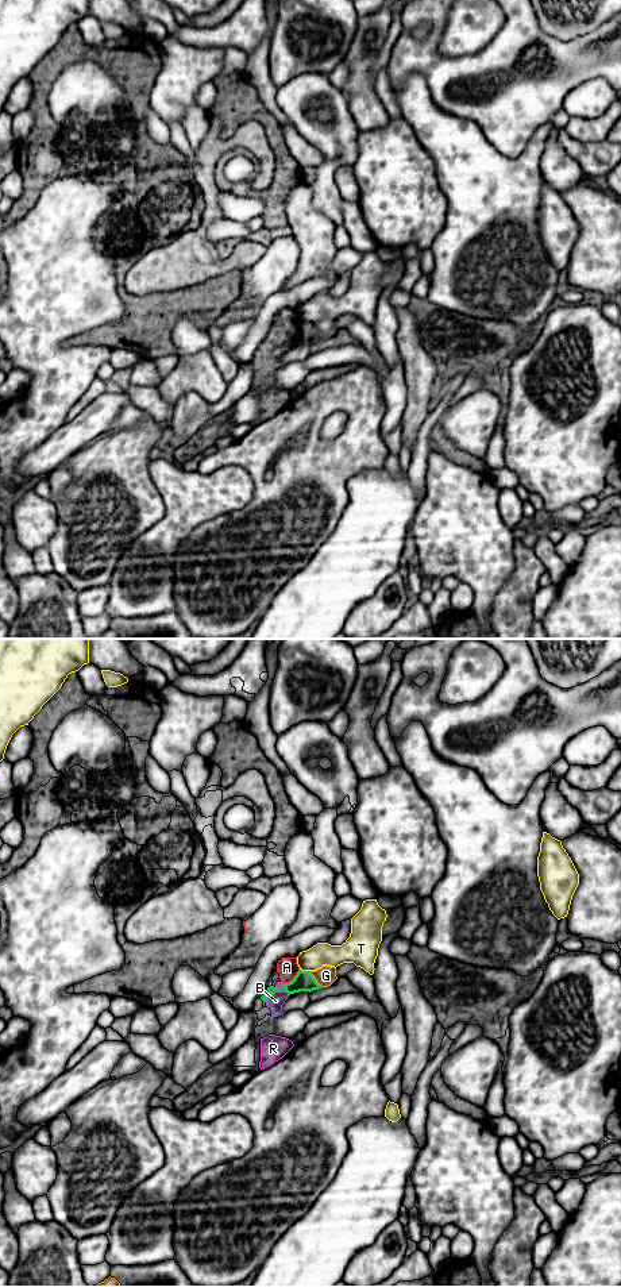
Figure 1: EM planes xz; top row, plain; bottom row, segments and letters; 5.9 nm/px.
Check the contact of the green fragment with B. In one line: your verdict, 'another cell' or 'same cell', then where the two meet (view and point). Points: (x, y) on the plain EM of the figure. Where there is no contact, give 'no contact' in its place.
another cell; contact xz (272, 345)

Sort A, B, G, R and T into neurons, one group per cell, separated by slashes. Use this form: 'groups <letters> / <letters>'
groups A B R / G / T

